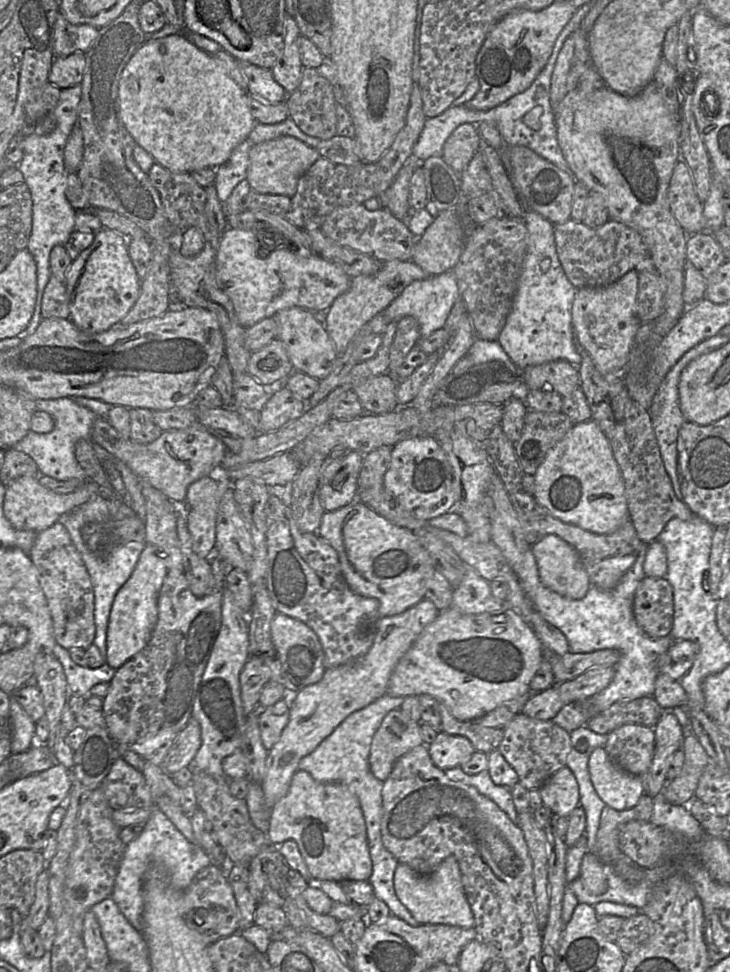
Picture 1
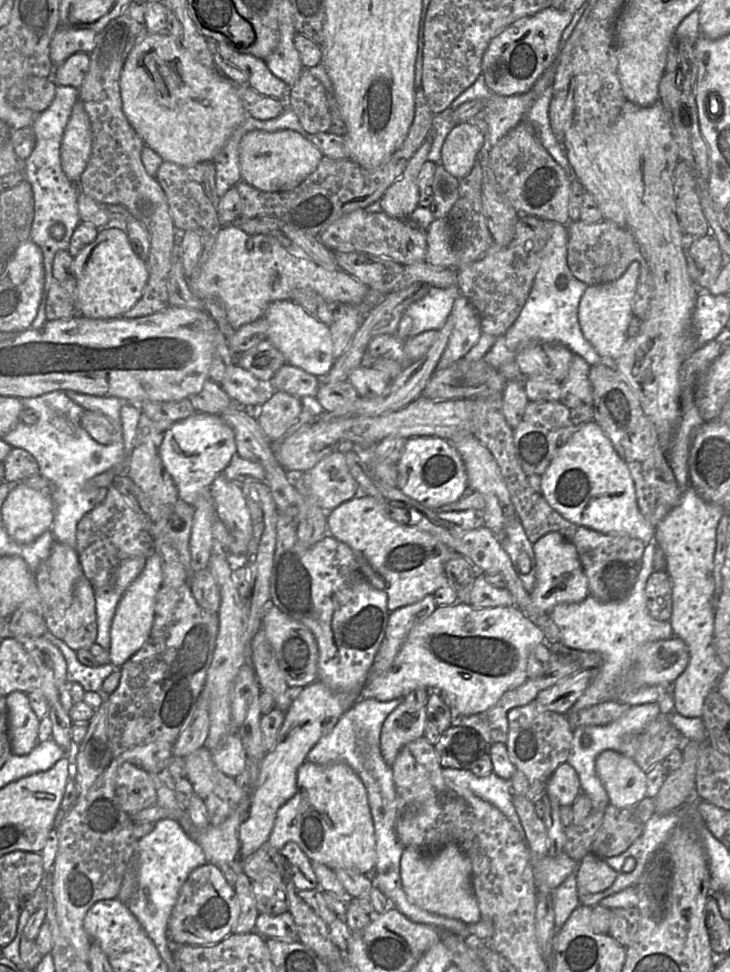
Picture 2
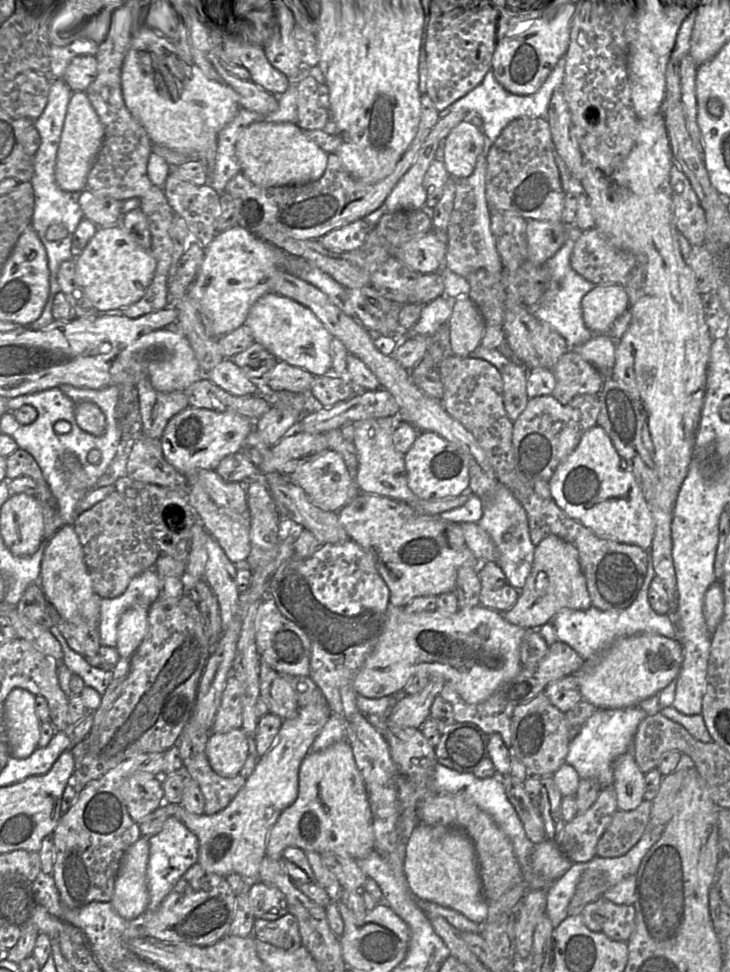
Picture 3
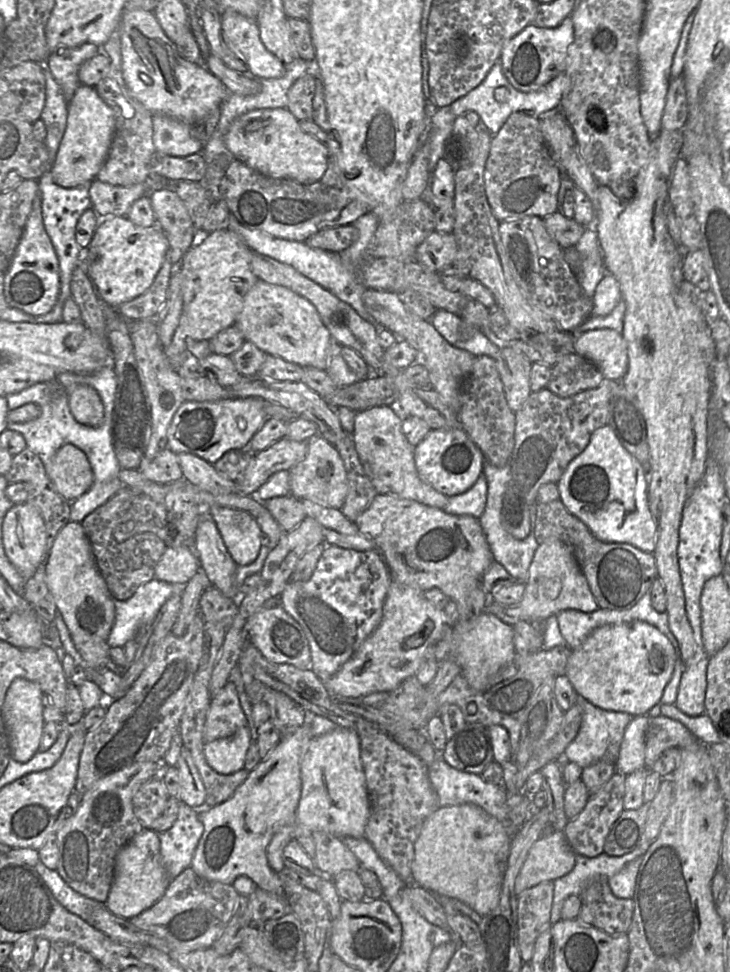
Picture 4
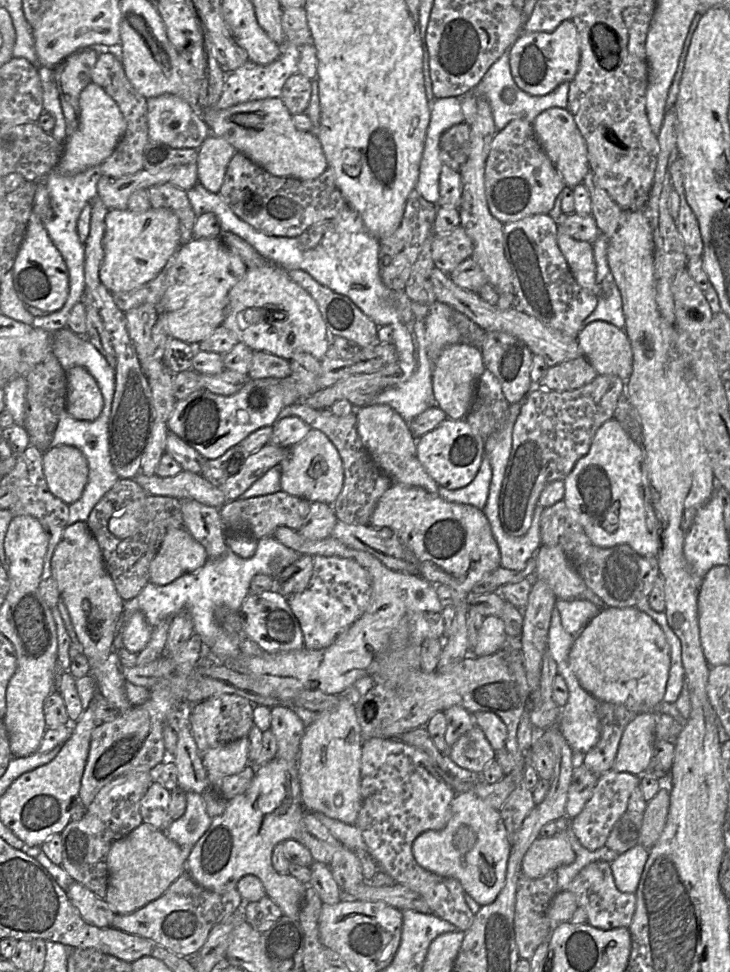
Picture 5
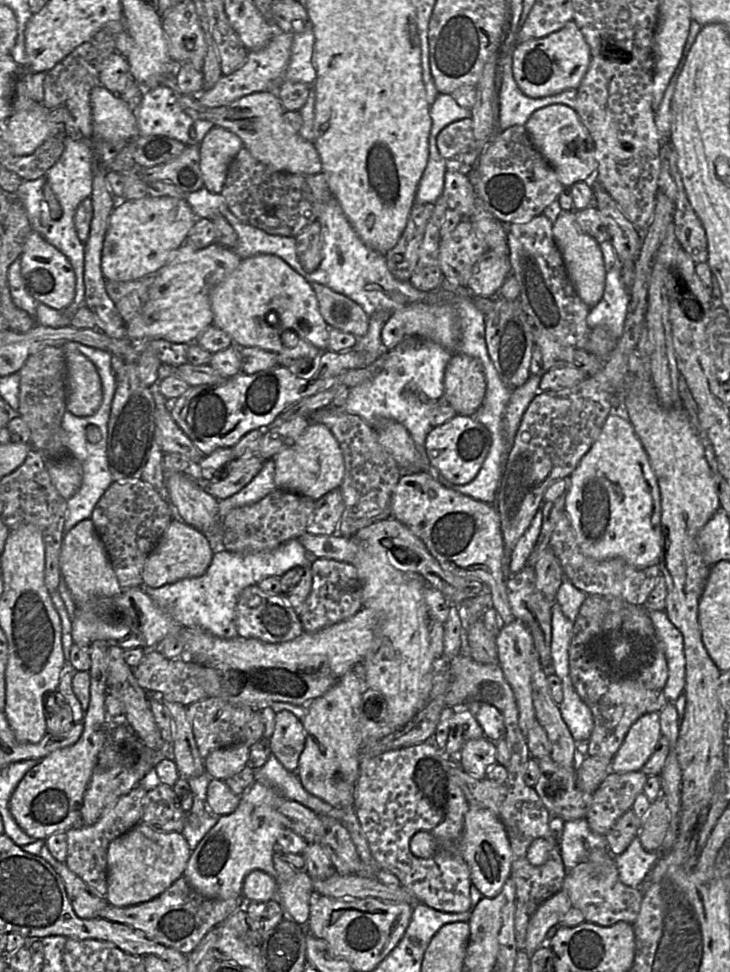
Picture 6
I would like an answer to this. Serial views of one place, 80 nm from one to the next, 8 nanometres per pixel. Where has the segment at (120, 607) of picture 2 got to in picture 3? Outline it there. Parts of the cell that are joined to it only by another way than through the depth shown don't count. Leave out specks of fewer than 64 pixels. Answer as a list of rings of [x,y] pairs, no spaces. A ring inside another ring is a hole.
[[[134,605],[121,615],[115,646],[120,658],[130,658],[144,640],[148,631],[148,610],[148,607]]]

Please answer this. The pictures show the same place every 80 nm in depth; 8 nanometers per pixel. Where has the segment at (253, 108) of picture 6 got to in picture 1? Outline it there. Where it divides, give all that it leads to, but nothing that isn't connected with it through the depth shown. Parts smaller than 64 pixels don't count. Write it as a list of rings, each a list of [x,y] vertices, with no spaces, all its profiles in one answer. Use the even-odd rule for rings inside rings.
[[[288,135],[280,136],[251,147],[246,179],[258,193],[292,196],[296,192],[300,177],[320,157],[316,148],[301,140]]]

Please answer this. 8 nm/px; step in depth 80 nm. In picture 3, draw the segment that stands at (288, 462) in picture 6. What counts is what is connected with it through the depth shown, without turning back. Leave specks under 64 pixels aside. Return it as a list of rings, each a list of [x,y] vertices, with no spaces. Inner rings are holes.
[[[331,449],[299,466],[290,479],[304,490],[314,504],[326,511],[338,512],[360,493],[342,456]]]

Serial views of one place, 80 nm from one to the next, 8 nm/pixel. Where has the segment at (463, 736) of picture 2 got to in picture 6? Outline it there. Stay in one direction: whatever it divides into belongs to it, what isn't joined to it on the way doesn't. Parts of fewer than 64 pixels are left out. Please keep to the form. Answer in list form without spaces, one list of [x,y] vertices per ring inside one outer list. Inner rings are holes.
[[[485,737],[469,740],[457,757],[468,775],[482,780],[486,778],[489,768],[496,763],[496,744]]]

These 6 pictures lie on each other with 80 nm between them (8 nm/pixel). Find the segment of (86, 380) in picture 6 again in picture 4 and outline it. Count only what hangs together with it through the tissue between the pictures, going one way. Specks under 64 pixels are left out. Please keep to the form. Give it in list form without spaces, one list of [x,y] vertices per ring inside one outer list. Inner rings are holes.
[[[79,384],[67,393],[70,411],[78,423],[96,427],[103,422],[104,406],[95,388]]]

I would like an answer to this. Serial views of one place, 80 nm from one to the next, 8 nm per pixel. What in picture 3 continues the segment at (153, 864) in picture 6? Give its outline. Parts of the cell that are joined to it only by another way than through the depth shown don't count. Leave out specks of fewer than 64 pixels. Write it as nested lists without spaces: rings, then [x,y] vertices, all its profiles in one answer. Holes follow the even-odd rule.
[[[141,836],[124,853],[110,901],[125,919],[136,919],[147,911],[149,893],[146,871],[149,859],[149,836]]]

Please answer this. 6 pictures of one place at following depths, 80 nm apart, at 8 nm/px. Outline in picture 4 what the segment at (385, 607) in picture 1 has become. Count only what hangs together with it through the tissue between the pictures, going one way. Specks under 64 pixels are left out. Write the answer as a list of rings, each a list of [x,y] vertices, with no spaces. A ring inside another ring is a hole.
[[[378,494],[371,505],[356,519],[356,527],[375,544],[375,550],[383,558],[391,581],[427,591],[438,588],[455,602],[456,618],[468,620],[466,600],[469,593],[481,583],[481,577],[494,560],[479,519],[470,515],[452,515],[443,509],[398,498],[389,494]]]

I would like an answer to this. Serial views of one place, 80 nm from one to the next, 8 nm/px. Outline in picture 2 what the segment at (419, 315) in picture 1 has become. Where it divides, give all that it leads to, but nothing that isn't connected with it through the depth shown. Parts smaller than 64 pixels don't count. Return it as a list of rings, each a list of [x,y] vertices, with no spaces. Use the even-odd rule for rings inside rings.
[[[432,286],[422,299],[410,304],[404,311],[404,314],[412,318],[409,337],[430,330],[438,331],[451,314],[459,294],[458,286],[444,289]]]

